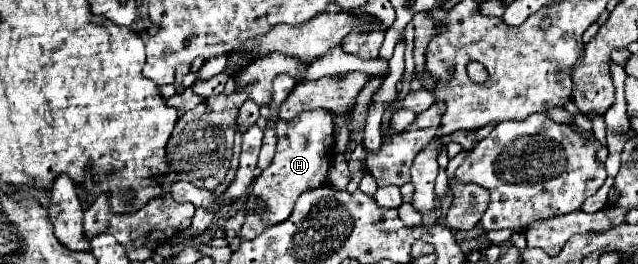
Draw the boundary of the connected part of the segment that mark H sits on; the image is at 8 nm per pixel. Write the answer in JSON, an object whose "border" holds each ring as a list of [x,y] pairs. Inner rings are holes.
{"border":[[[309,110],[301,112],[299,118],[293,118],[291,122],[279,120],[275,124],[275,136],[277,136],[277,147],[275,160],[269,168],[261,172],[261,176],[253,182],[249,194],[247,194],[247,216],[245,224],[241,228],[241,238],[255,238],[271,224],[283,222],[293,206],[295,200],[313,188],[319,188],[325,184],[327,168],[333,156],[333,122],[331,122],[331,110]],[[259,208],[271,208],[265,218],[257,216],[255,210]]]}

